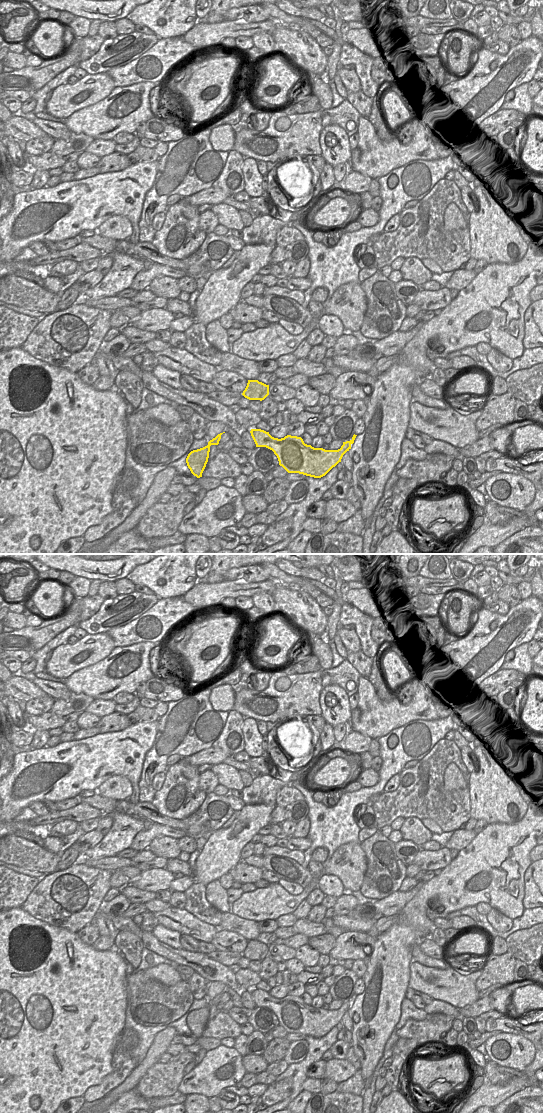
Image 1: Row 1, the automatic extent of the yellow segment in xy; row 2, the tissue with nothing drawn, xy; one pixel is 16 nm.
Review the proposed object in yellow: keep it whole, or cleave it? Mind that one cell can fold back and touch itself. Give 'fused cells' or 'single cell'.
single cell

